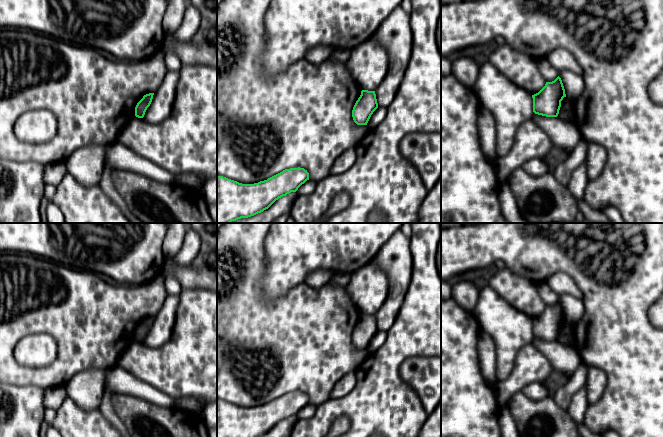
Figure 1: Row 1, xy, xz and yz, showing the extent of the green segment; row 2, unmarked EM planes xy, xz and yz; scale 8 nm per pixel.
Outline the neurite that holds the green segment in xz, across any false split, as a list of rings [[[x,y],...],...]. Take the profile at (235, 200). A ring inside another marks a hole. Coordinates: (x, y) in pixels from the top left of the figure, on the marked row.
[[[290,168],[254,184],[217,176],[217,223],[231,223],[268,209],[276,200],[309,180],[304,168]]]

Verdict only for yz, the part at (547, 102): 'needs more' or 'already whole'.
already whole

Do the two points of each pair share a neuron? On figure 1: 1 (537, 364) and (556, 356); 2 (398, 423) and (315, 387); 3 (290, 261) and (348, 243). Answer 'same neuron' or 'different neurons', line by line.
1: different neurons
2: different neurons
3: same neuron

